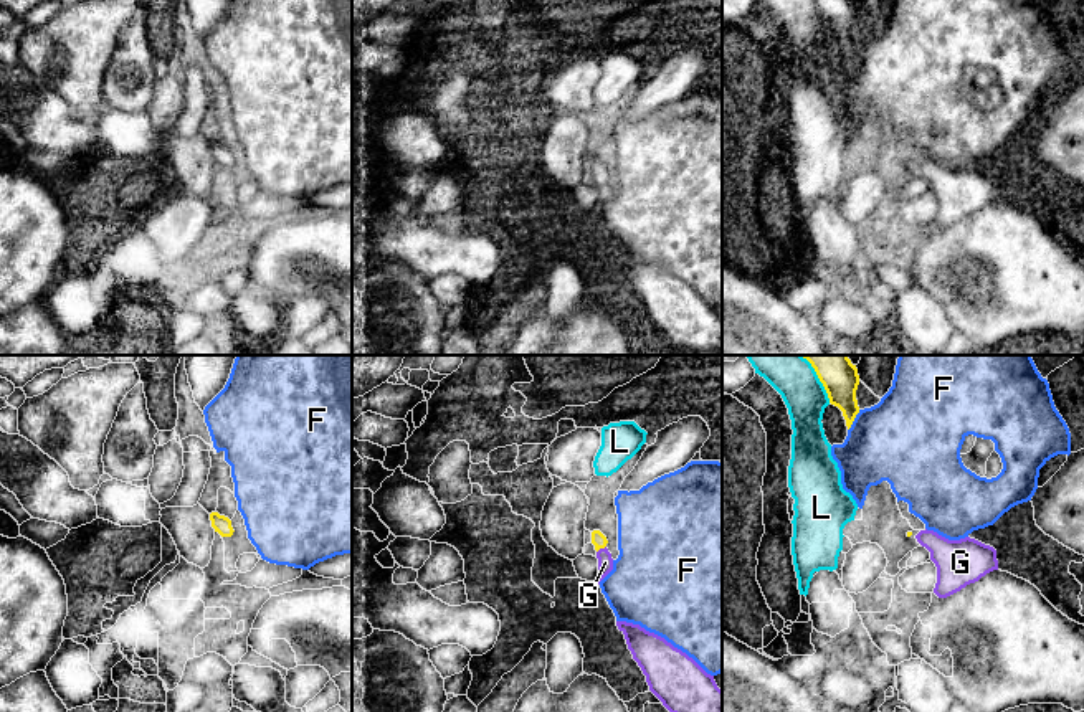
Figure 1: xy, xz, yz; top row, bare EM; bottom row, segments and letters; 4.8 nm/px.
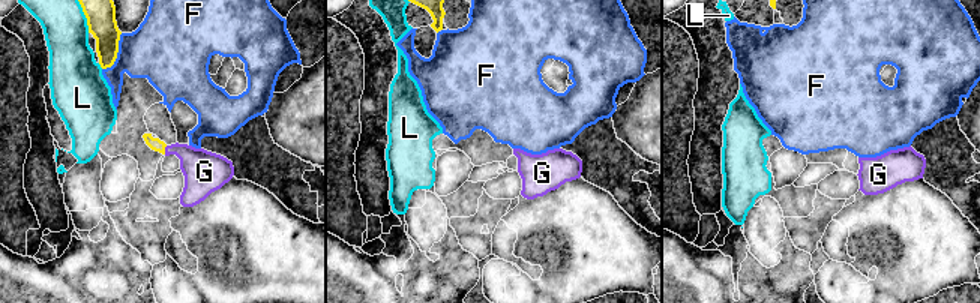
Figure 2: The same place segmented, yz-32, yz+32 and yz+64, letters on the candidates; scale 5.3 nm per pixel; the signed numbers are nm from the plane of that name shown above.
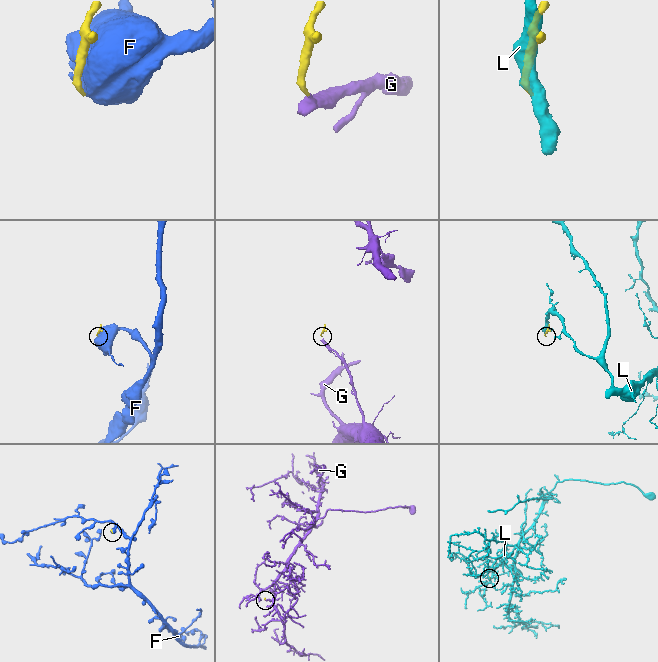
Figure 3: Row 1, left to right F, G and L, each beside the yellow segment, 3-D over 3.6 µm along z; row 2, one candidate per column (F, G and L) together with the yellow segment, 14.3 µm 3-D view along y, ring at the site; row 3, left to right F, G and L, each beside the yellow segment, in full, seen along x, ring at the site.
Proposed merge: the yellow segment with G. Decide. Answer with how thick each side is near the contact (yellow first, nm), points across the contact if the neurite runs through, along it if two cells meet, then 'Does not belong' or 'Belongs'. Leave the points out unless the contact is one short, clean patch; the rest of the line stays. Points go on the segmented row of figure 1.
Thickness 70 nm (yellow) against 80 nm. Path across: xz (599, 539), (600, 547), (605, 562). Belongs

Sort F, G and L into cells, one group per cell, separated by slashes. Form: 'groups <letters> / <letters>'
groups F / G / L

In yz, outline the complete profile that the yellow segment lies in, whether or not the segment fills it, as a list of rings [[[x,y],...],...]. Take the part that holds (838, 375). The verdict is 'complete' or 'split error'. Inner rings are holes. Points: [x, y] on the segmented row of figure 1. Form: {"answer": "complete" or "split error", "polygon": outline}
{"answer": "complete", "polygon": [[[801,355],[815,368],[820,382],[823,383],[830,403],[843,411],[848,430],[851,428],[856,415],[859,413],[856,390],[859,375],[856,365],[851,363],[848,355]]]}

